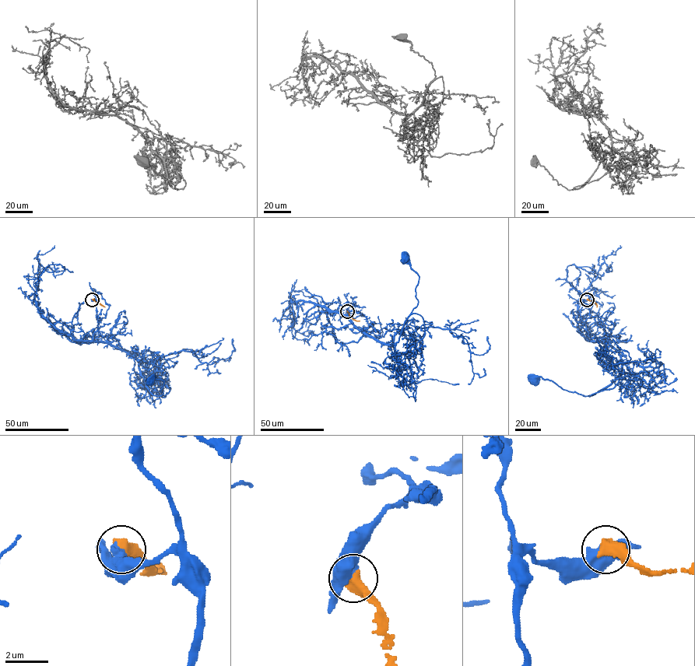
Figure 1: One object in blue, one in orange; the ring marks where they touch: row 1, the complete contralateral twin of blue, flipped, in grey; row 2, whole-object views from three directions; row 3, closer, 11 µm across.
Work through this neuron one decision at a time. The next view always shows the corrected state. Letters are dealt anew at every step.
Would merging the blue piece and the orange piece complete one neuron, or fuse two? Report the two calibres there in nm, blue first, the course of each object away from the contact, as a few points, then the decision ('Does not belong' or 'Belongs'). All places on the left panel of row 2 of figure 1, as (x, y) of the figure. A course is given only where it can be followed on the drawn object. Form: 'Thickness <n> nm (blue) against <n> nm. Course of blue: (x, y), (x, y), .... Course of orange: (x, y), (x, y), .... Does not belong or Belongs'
Thickness 360 nm (blue) against 650 nm. Course of blue: (93, 299), (99, 321), (93, 340), (128, 352), (149, 390), (160, 396), (164, 381), (151, 380). Course of orange: (93, 299), (105, 306). Belongs

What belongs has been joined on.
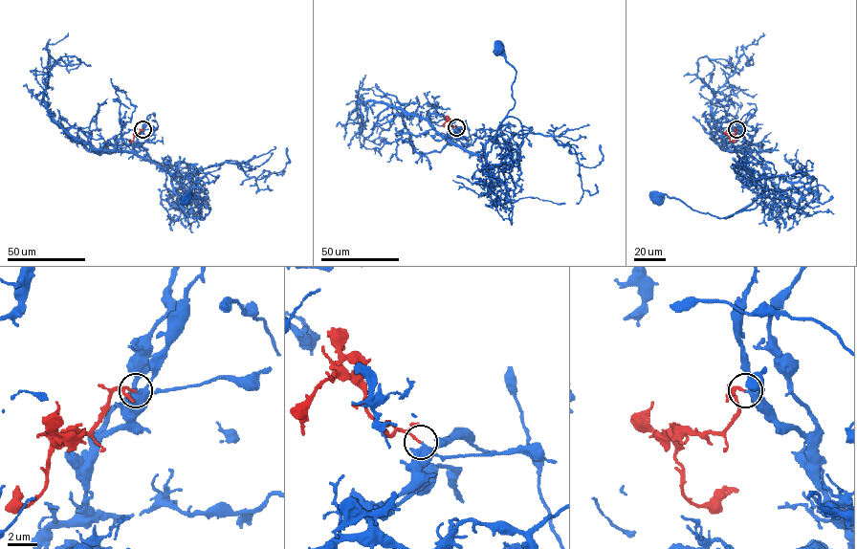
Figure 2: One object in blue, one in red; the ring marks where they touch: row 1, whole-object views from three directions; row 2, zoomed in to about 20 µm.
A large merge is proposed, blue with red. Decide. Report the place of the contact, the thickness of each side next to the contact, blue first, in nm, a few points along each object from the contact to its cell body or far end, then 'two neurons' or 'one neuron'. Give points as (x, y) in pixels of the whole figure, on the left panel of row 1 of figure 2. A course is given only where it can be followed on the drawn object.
place (142, 129); calibres 300 and 180 nm; course blue (142, 129), (133, 150), (164, 170), (184, 210), (198, 218), (203, 200), (191, 194), (186, 198); course red (142, 129), (130, 140); one neuron

